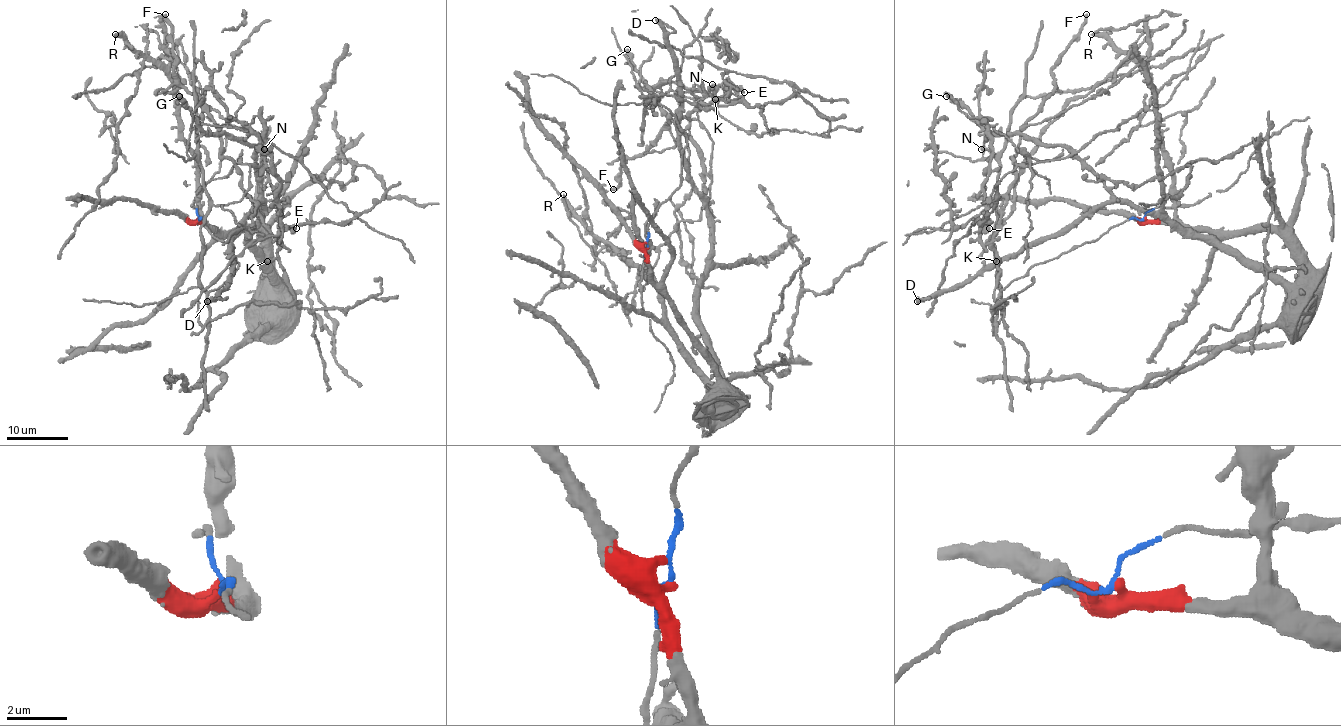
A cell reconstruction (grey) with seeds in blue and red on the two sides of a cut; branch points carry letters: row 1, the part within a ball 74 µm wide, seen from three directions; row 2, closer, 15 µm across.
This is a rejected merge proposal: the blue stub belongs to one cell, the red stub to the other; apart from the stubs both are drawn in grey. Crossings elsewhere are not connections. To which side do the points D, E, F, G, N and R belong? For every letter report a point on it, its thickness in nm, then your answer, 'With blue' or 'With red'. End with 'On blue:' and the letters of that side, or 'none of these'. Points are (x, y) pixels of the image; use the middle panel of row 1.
D: Place: (655, 20). Thickness 500 nm. With red
E: Place: (744, 92). Thickness 360 nm. With blue
F: Place: (613, 189). Thickness 360 nm. With red
G: Place: (627, 49). Thickness 480 nm. With red
N: Place: (712, 84). Thickness 420 nm. With blue
R: Place: (563, 194). Thickness 360 nm. With red
On blue: E, N

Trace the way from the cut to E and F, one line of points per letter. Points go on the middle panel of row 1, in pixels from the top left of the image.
E: (646, 247), (653, 213), (681, 183), (687, 134), (634, 86), (744, 92)
F: (646, 248), (663, 320), (721, 402), (699, 313), (701, 151), (667, 121), (622, 155), (612, 189)

